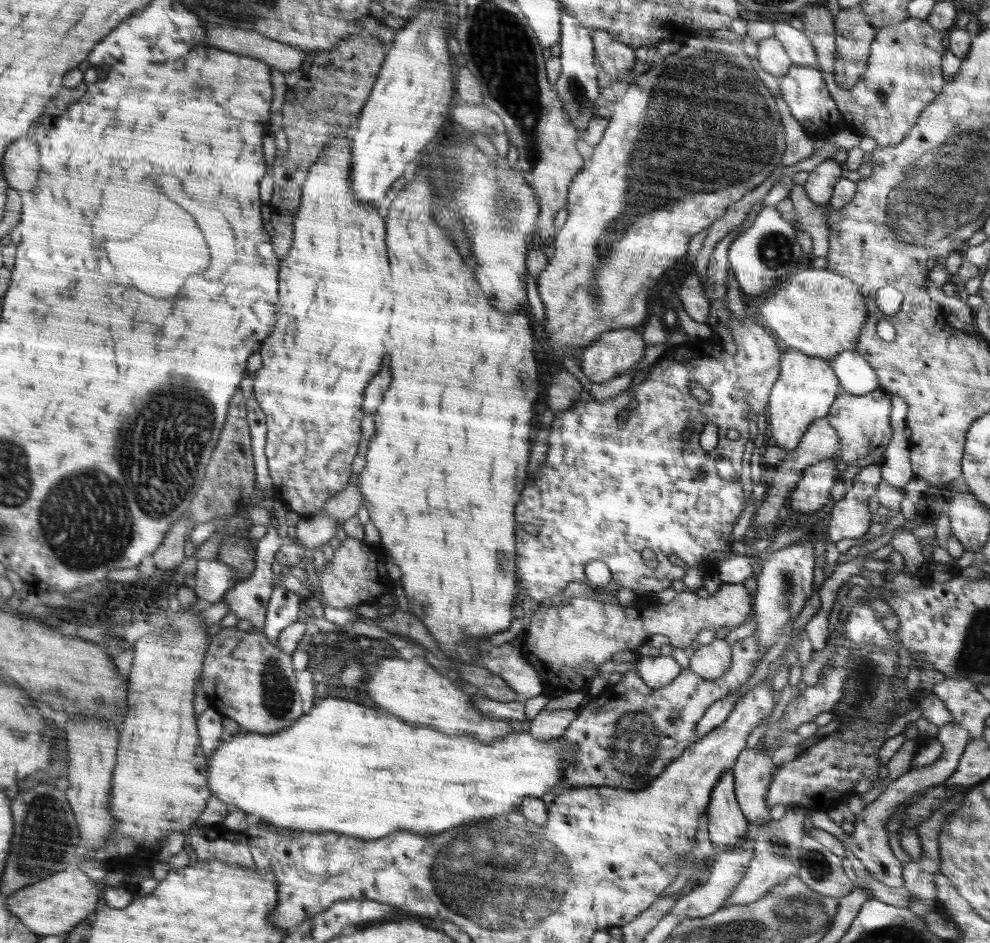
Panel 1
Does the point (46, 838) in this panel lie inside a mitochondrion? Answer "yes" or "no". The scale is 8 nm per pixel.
yes

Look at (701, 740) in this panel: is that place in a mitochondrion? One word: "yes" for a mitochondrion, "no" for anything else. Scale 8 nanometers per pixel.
no

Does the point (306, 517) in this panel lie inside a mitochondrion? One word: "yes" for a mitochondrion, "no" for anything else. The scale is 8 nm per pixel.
no

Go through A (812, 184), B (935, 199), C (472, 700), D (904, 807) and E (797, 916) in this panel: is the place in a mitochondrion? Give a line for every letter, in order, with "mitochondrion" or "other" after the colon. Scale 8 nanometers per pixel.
A: other
B: mitochondrion
C: other
D: other
E: mitochondrion

